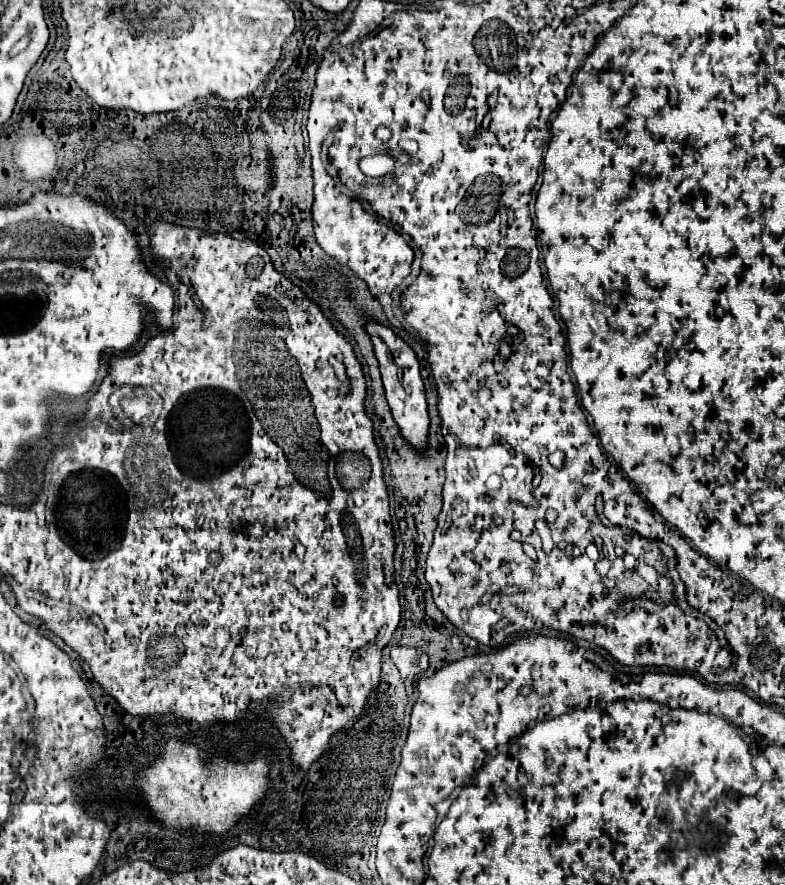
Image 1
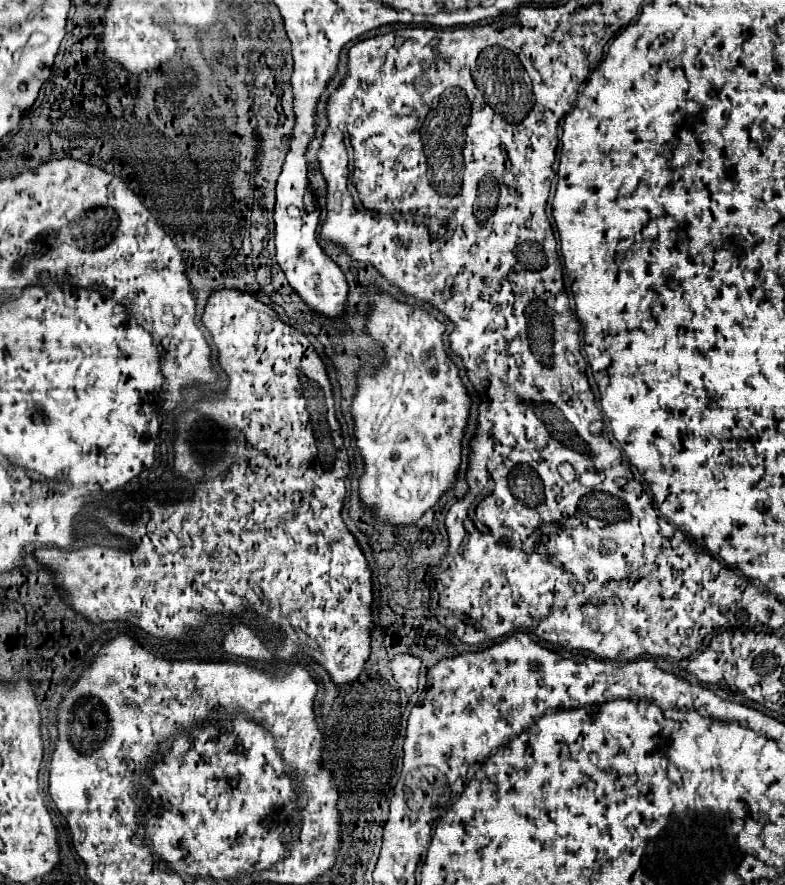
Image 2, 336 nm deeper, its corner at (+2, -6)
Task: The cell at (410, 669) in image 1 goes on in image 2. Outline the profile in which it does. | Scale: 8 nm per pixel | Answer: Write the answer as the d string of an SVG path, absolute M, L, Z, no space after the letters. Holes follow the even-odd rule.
M399 654L391 660L391 670L393 670L393 678L397 680L397 684L411 696L417 690L417 676L419 676L419 668L421 668L421 660L409 654Z

